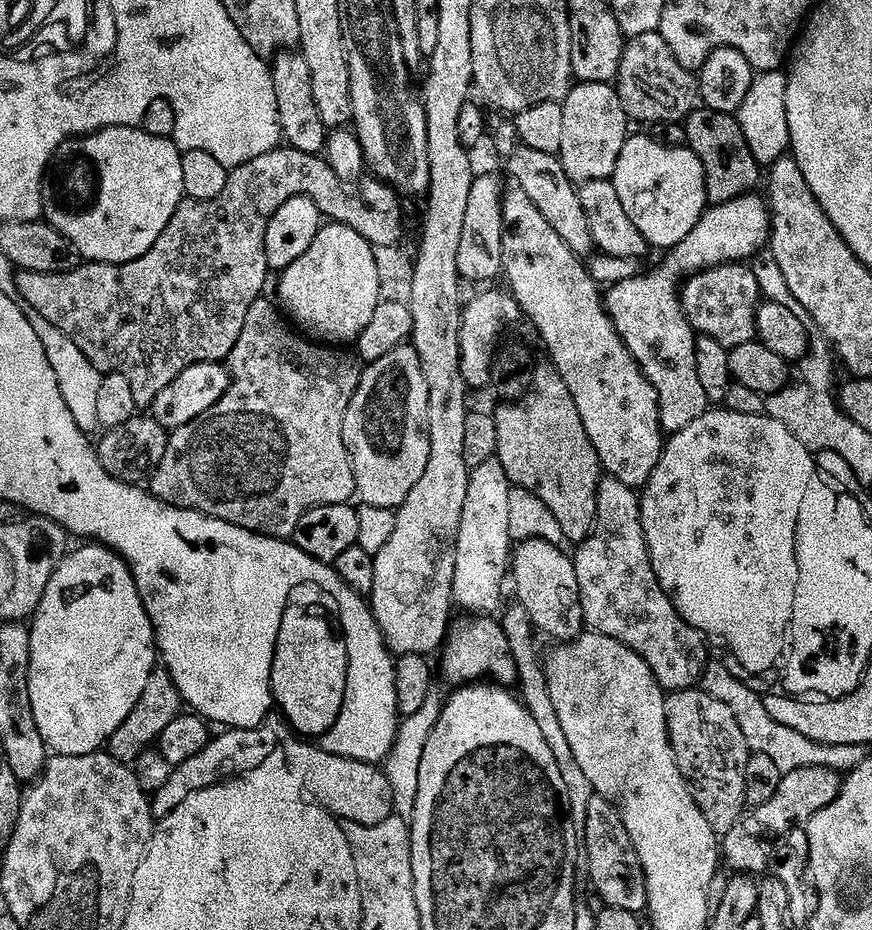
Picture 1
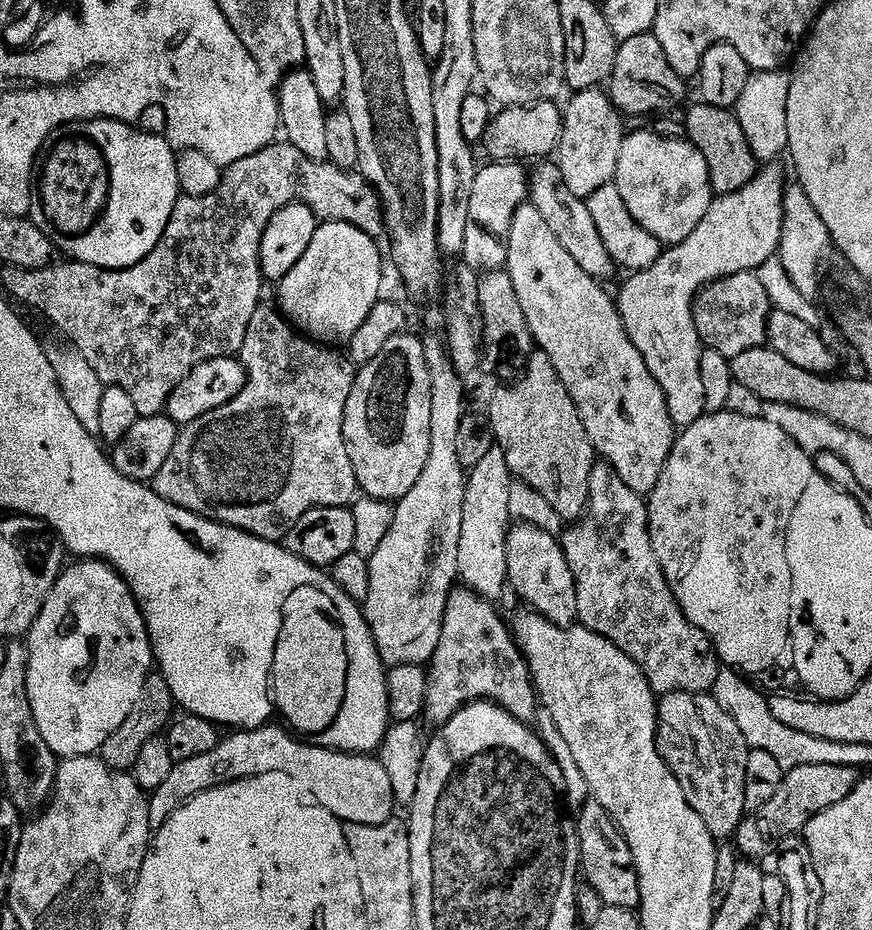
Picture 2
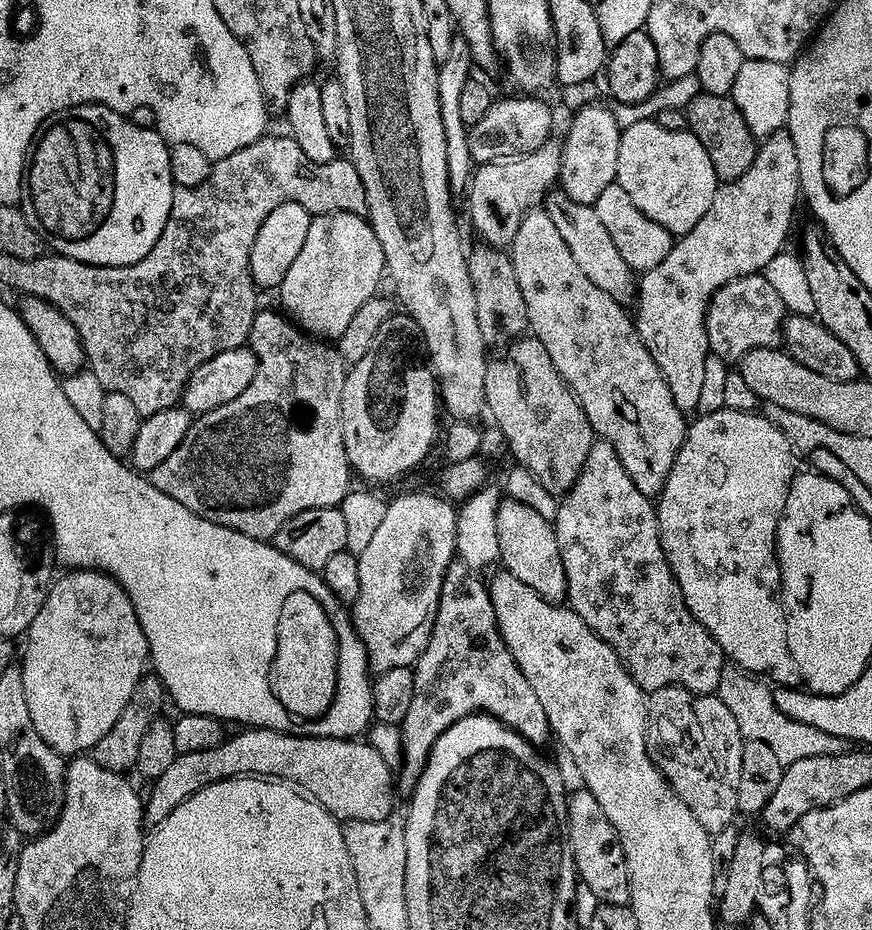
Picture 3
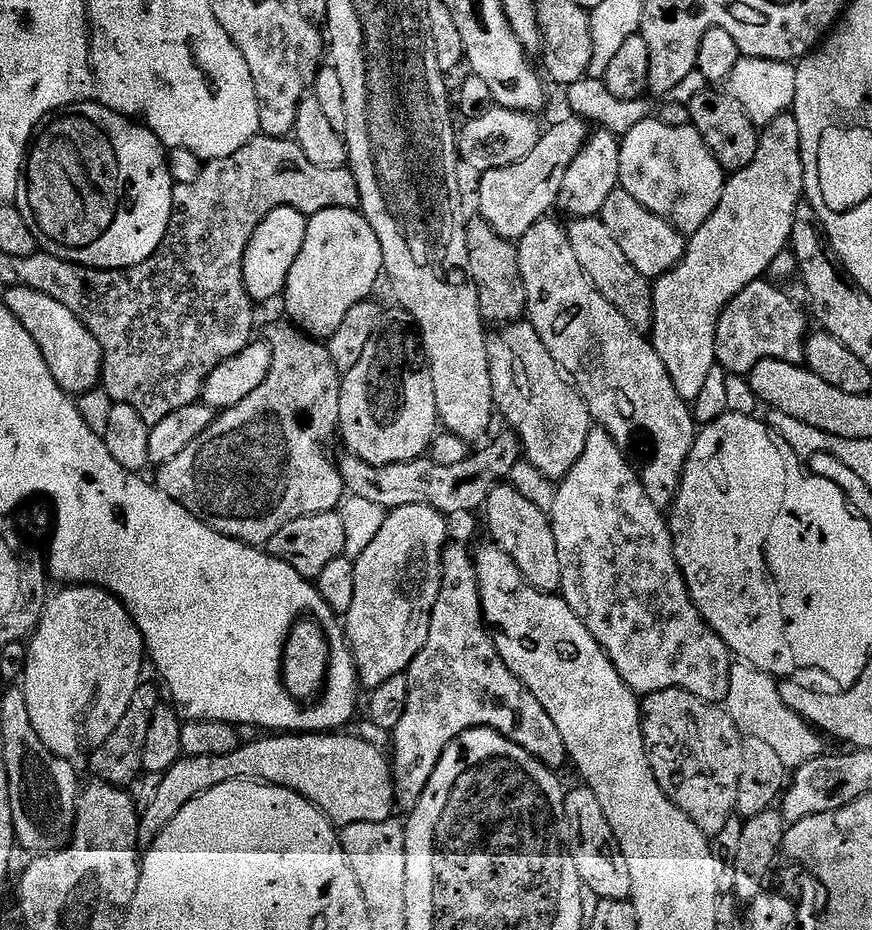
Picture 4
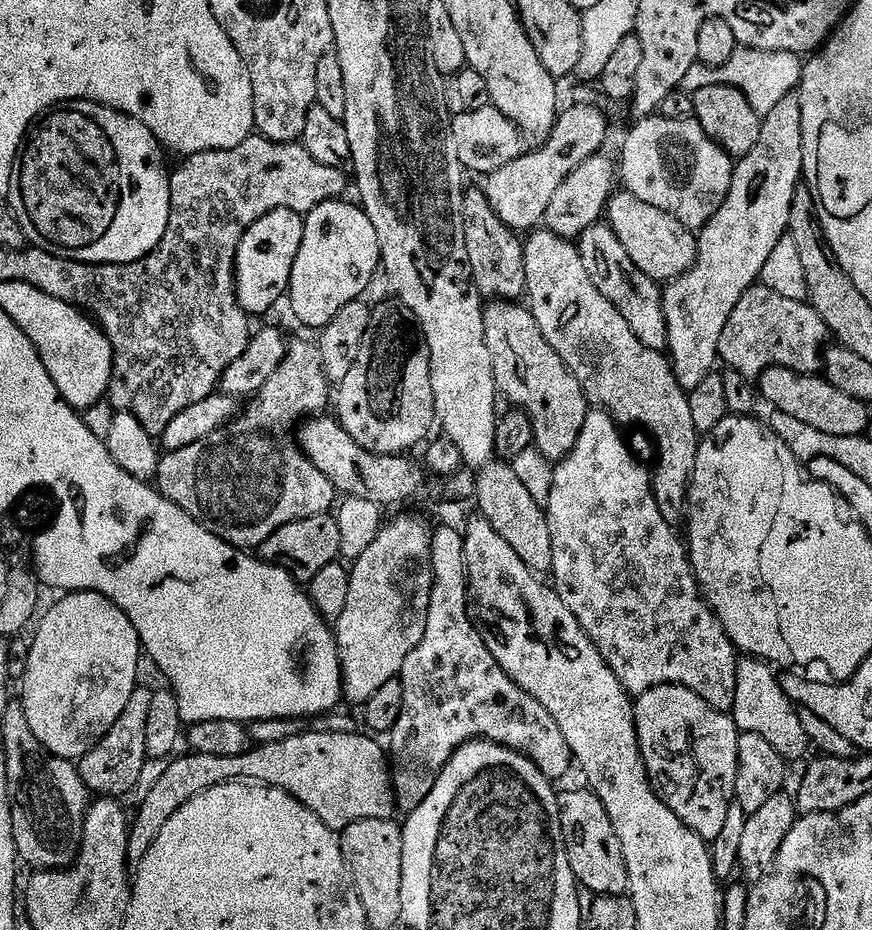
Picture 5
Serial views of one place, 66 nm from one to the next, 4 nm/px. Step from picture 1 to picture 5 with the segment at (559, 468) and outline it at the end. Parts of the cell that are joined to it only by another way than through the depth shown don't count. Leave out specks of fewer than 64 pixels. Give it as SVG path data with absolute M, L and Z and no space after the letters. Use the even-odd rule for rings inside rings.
M493 299L483 305L484 341L490 350L490 362L494 370L497 393L507 400L513 409L524 412L530 418L533 445L546 459L565 460L582 434L590 405L578 378L558 358L558 350L546 342L531 308L511 300Z

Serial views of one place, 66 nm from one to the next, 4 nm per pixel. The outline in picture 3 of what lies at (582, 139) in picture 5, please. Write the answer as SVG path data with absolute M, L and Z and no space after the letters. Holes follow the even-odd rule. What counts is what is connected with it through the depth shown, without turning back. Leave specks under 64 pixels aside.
M549 142L542 146L542 150L529 156L498 164L486 164L475 169L466 199L472 224L487 247L511 249L514 238L518 238L518 230L524 217L529 212L537 211L548 193L559 185L563 161L563 147L559 143Z

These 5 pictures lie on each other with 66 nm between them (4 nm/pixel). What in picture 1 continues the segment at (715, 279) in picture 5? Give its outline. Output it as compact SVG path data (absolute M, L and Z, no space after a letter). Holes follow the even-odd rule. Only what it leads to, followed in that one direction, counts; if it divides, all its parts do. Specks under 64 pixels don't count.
M756 195L739 196L738 199L726 204L711 205L698 222L698 226L694 226L694 230L690 230L690 234L686 234L686 238L682 238L682 242L678 242L678 246L674 246L665 255L668 257L661 262L660 268L654 269L653 272L645 271L634 278L626 278L626 282L611 285L604 296L604 306L608 310L608 317L612 319L612 325L616 327L622 342L639 362L644 376L656 391L656 405L660 408L660 425L665 433L686 430L690 422L702 418L702 414L710 408L706 390L702 390L702 381L698 378L696 361L698 336L692 331L684 308L680 305L682 285L689 274L704 272L708 268L717 268L723 264L748 262L756 253L765 251L772 235L772 218L768 211L767 199L763 195Z

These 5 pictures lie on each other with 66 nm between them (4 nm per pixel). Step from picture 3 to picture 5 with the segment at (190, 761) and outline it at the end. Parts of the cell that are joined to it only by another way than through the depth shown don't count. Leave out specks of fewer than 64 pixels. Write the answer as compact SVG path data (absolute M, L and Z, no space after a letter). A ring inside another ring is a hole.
M304 730L285 741L253 747L238 758L218 758L210 754L177 755L167 765L169 768L153 782L136 816L134 812L128 830L129 865L139 866L150 846L154 846L158 834L162 834L162 826L166 826L168 819L182 810L186 802L219 784L255 782L281 788L302 802L302 806L309 808L337 834L366 818L393 819L398 809L396 796L392 793L390 760L376 740L379 739L360 732L318 733Z

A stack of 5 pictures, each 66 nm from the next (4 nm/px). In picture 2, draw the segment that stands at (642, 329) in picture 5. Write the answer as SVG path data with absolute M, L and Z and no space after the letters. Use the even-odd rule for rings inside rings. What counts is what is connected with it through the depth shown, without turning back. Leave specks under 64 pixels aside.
M540 162L531 169L528 176L528 200L542 213L542 218L550 225L553 234L558 234L558 242L570 253L570 258L590 274L590 278L608 282L618 265L610 258L610 250L606 250L606 242L602 242L602 234L598 234L598 226L594 226L594 218L590 214L587 203L579 200L566 186L562 178L559 163ZM552 163L552 164L548 164ZM537 167L537 168L536 168Z

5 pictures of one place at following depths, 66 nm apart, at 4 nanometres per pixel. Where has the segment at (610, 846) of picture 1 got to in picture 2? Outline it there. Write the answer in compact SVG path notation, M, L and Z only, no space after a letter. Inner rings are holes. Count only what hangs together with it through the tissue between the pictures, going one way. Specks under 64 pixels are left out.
M588 799L575 817L576 833L580 839L580 866L582 876L588 879L590 887L596 891L601 905L609 908L639 909L640 879L636 873L636 863L632 857L626 838L620 827L612 821L606 806L597 800Z

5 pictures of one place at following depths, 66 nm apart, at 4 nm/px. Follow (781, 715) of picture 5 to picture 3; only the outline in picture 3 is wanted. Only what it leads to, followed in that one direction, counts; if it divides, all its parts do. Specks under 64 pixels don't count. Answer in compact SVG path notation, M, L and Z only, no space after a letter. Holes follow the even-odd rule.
M726 666L722 670L718 695L726 710L734 714L734 722L738 722L738 730L744 735L745 741L753 740L770 746L784 769L794 762L804 761L805 758L826 758L830 755L830 737L822 730L814 730L814 726L806 726L802 722L794 722L794 718L786 718L786 714L778 710L775 691L763 679L742 668Z

